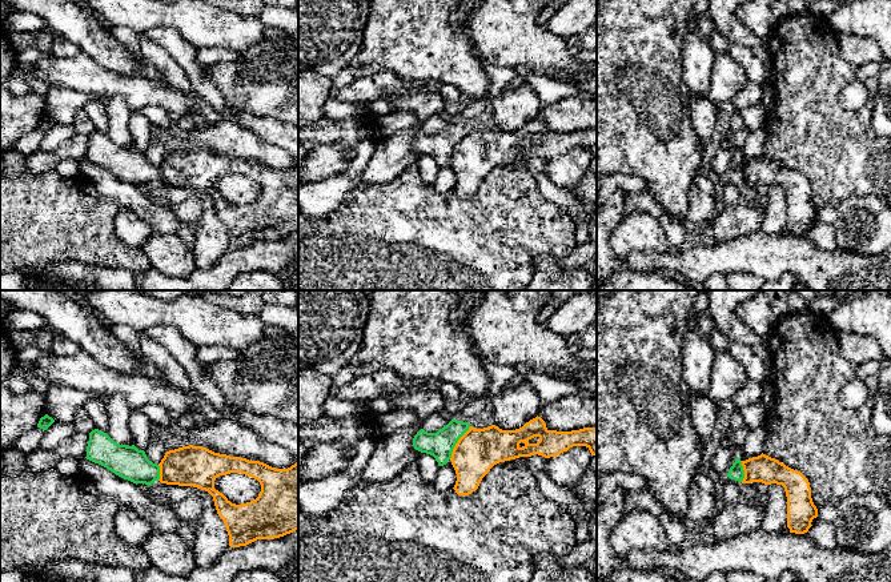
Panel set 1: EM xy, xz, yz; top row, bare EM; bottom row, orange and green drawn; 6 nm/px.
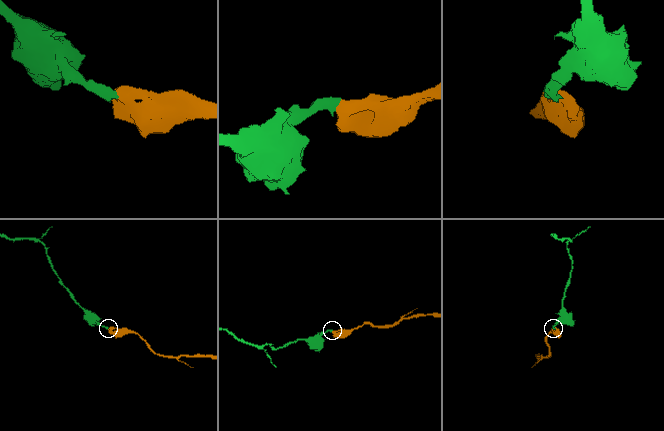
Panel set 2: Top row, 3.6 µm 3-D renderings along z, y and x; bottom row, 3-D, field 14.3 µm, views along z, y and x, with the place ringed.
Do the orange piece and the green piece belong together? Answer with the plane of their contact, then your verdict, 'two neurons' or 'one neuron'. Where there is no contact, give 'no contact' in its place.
meets orange in xz; two neurons

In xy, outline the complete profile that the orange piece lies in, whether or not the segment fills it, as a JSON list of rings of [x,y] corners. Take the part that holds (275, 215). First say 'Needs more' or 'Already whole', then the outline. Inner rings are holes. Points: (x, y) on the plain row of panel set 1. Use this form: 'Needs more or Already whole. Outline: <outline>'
Already whole. Outline: [[[189,146],[166,153],[158,168],[161,185],[193,188],[213,198],[230,249],[280,240],[298,232],[298,162],[288,170],[276,170],[260,162]],[[230,174],[257,181],[261,186],[258,198],[236,206],[216,192],[214,181]]]

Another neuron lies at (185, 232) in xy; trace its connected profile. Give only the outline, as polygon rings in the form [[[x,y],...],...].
[[[181,222],[178,230],[176,232],[176,234],[190,248],[193,249],[194,245],[194,233],[196,230],[188,225]]]

